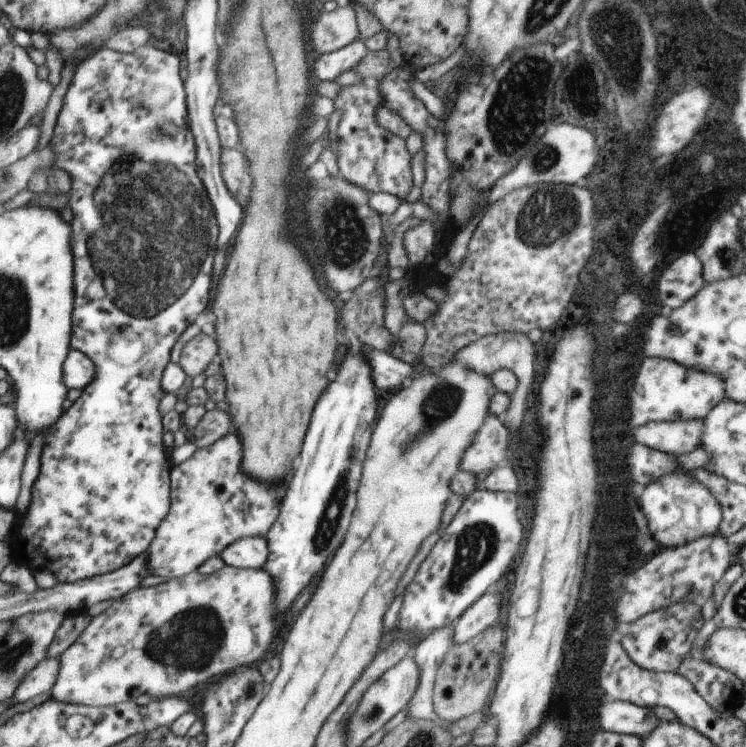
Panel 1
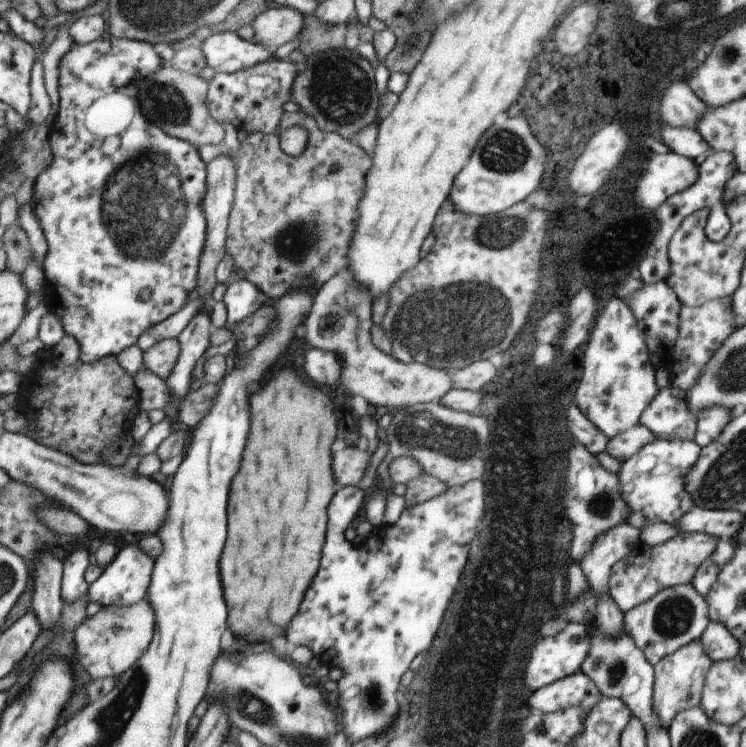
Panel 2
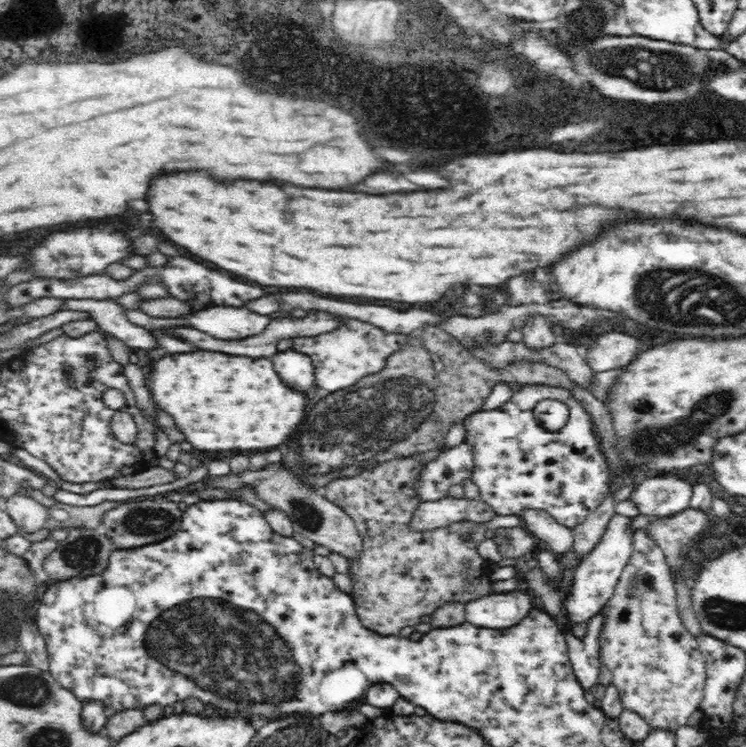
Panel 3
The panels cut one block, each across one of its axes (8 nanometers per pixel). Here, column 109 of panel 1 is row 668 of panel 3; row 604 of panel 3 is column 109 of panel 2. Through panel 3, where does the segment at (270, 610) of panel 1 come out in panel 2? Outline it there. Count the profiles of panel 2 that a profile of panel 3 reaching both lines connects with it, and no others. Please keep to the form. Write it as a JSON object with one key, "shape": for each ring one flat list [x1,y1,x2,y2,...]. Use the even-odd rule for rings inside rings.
{"shape":[[149,598,141,600,139,604,133,606,109,606,103,608,99,614,87,618,79,628,75,628,75,652,77,658,83,666,83,670,95,680,95,678,107,678,113,676,119,680,135,668,137,660,149,652,149,644,155,636,155,616,153,612,153,602]]}

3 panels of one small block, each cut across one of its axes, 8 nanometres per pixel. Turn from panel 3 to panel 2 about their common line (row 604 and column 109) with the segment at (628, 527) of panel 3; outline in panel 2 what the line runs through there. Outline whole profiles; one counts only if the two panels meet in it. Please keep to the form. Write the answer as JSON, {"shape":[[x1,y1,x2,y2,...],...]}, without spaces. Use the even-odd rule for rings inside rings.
{"shape":[[139,542,123,548,119,552,119,556,115,558,115,562,105,568,103,576,93,586,89,586,91,602,101,602,105,608,139,604,141,600,145,600,149,596,149,590,153,586,153,582,151,582,153,568,155,568,155,560,139,546]]}

